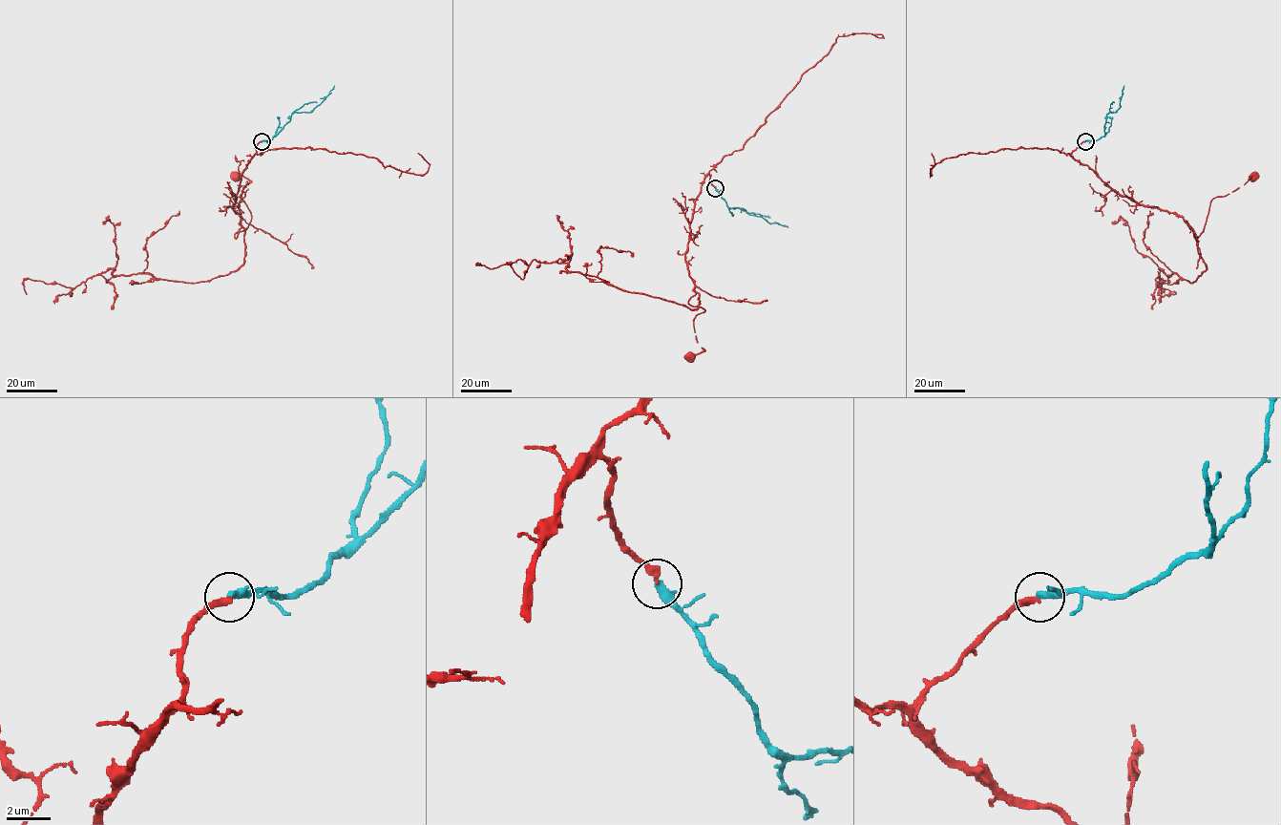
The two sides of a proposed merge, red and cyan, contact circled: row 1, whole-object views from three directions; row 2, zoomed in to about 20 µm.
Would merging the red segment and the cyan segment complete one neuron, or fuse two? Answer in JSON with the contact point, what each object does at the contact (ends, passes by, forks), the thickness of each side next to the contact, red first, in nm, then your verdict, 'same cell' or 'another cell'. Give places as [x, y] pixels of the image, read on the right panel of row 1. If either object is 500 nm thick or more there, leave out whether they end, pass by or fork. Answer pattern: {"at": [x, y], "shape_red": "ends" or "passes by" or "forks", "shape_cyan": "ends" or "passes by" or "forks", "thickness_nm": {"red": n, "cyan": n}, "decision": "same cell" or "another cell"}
{"at": [1085, 141], "shape_red": "ends", "shape_cyan": "ends", "thickness_nm": {"red": 280, "cyan": 400}, "decision": "another cell"}

